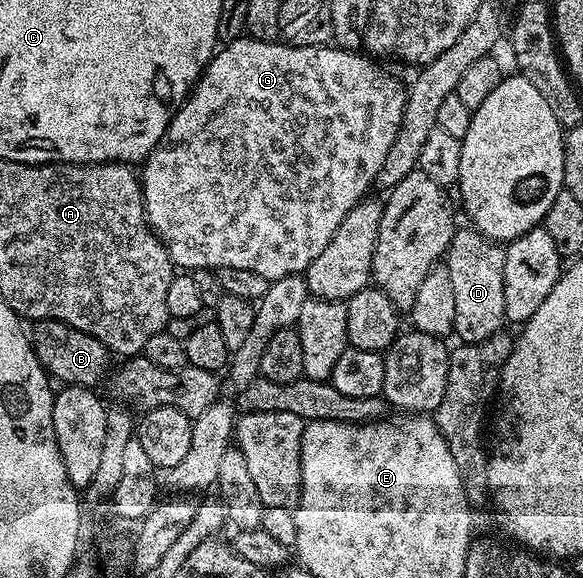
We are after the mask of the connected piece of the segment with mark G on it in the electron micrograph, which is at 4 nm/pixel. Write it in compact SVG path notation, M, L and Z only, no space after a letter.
M243 36L225 43L207 61L202 77L193 83L186 101L175 109L166 135L140 166L146 220L154 229L154 235L164 244L175 267L191 272L198 269L217 271L219 266L231 266L244 268L248 272L260 272L260 276L273 280L289 274L302 274L310 267L312 260L324 252L328 240L332 240L332 232L340 228L340 220L344 220L344 216L348 216L348 212L352 212L352 208L367 197L366 189L375 185L380 164L384 164L384 156L388 156L388 148L392 148L398 135L406 103L407 87L401 86L392 75L385 74L374 63L377 61L373 57L362 56L333 44L291 46L281 40L262 42L259 38Z

